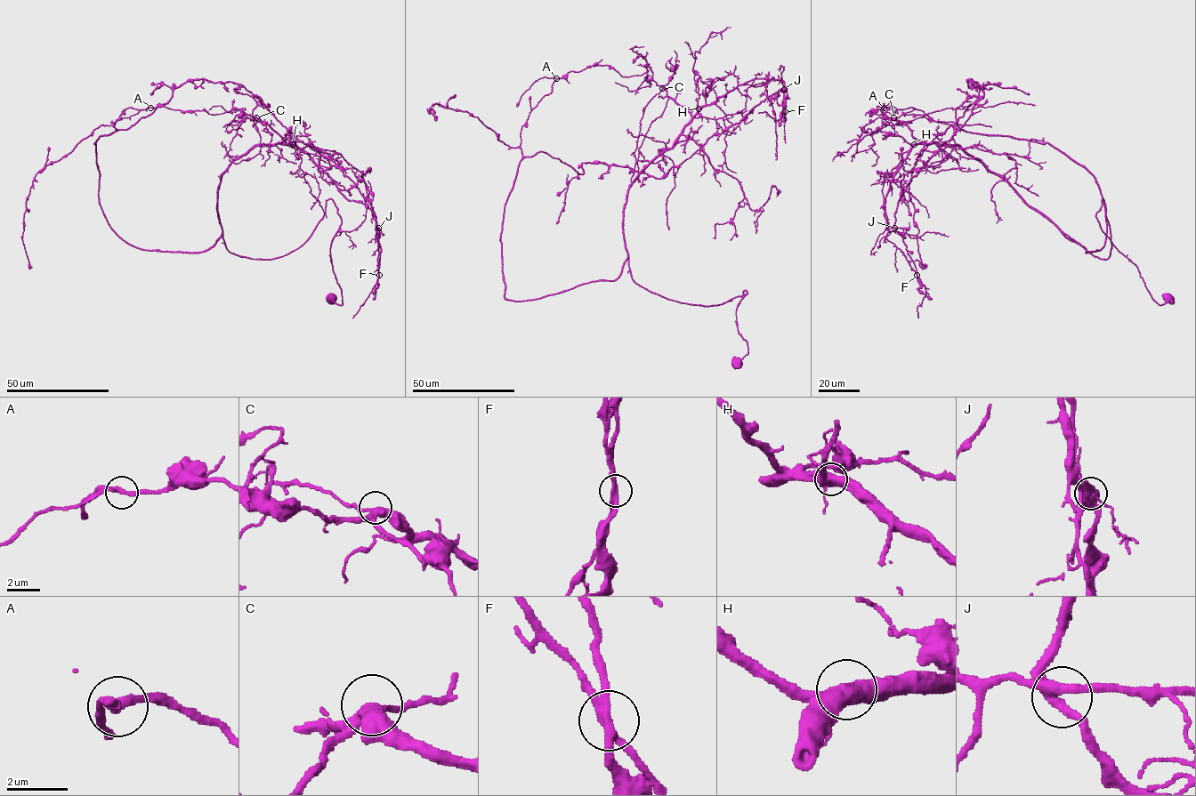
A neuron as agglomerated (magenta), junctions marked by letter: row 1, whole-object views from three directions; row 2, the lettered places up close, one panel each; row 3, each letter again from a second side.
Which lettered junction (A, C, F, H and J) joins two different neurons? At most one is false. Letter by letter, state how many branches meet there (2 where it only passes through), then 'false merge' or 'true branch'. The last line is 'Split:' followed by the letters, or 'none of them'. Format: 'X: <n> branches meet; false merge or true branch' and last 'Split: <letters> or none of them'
A: 3 branches meet; true branch
C: 4 branches meet; true branch
F: 4 branches meet; true branch
H: 4 branches meet; true branch
J: 4 branches meet; true branch
Split: none of them

